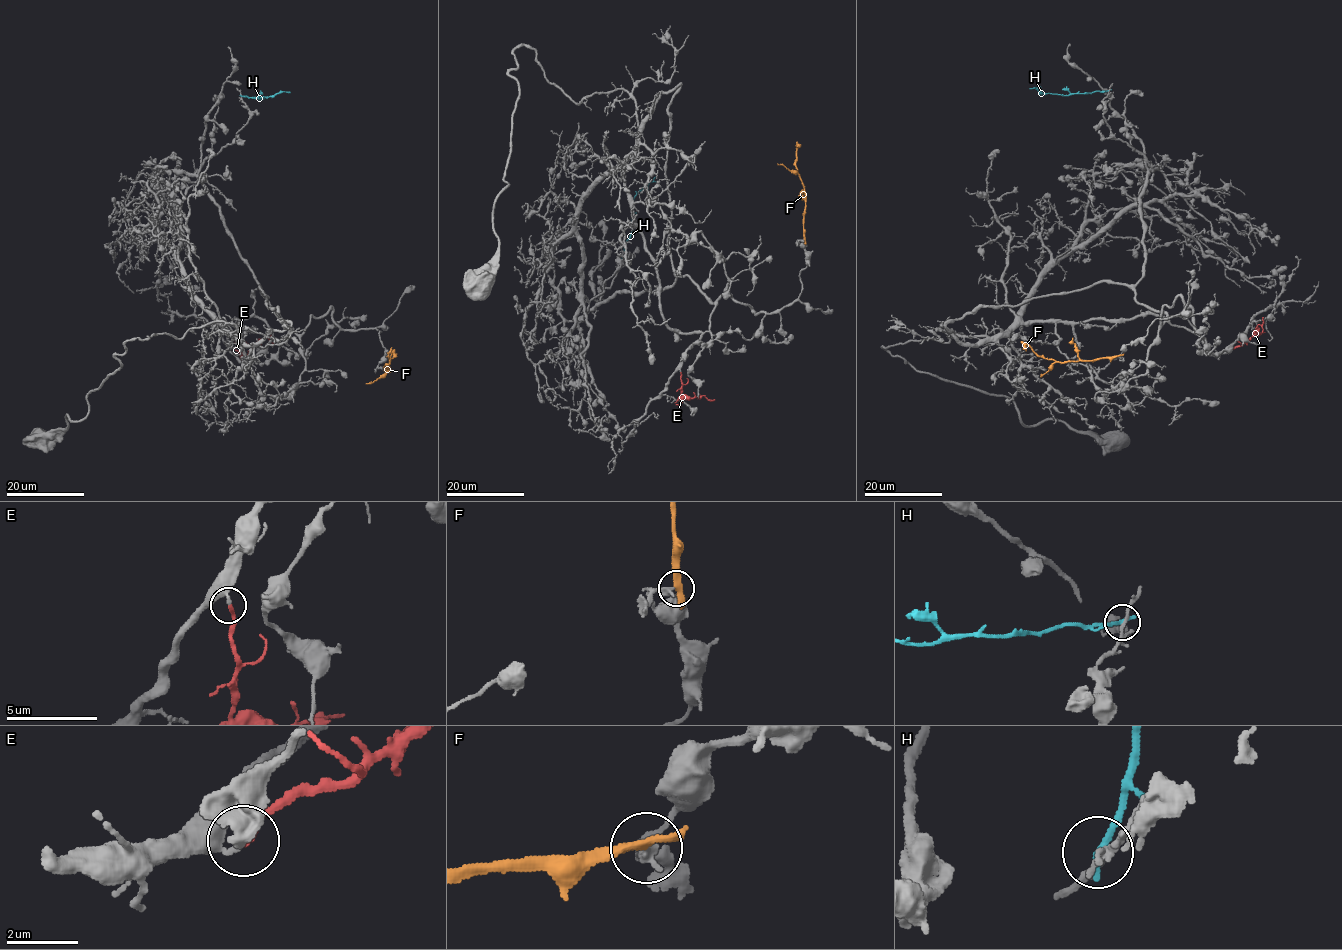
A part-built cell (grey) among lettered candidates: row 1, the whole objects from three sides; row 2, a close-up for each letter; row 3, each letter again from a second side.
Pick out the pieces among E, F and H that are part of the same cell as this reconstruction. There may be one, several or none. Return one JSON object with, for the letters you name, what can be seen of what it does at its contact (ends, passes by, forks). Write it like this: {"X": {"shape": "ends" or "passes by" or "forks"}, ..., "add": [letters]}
{"E": {"shape": "ends"}, "add": ["E"]}

